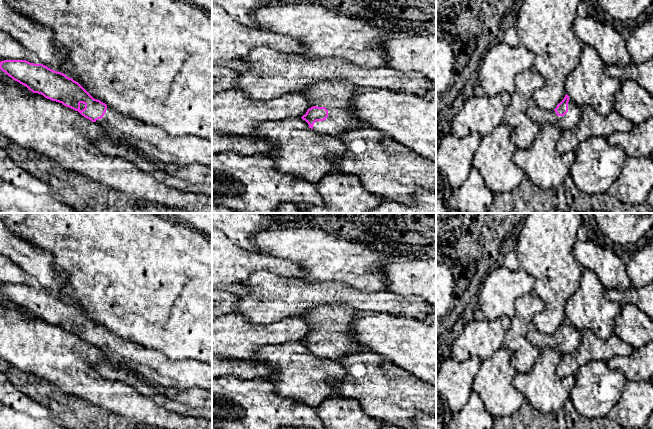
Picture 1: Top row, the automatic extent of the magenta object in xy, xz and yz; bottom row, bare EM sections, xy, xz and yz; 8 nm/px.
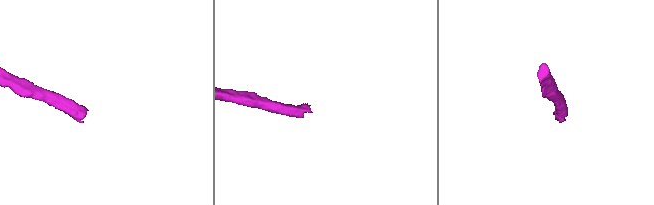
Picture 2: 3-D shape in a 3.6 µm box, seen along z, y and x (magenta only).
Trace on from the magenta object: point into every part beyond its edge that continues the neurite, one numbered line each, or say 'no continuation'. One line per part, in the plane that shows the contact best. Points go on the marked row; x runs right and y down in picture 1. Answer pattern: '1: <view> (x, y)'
1: xz (336, 97)

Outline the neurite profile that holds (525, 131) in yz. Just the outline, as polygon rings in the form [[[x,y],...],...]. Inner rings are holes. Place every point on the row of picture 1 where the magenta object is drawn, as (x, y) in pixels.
[[[533,68],[523,71],[516,77],[516,89],[511,95],[510,105],[507,107],[503,122],[508,124],[513,132],[510,136],[513,144],[520,149],[529,148],[537,139],[540,133],[540,125],[533,122],[527,114],[528,107],[532,102],[533,93],[545,85],[543,77]]]

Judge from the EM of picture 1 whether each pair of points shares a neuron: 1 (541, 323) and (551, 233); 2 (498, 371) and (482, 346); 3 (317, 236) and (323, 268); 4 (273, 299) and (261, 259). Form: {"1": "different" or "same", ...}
{"1": "same", "2": "different", "3": "same", "4": "different"}

